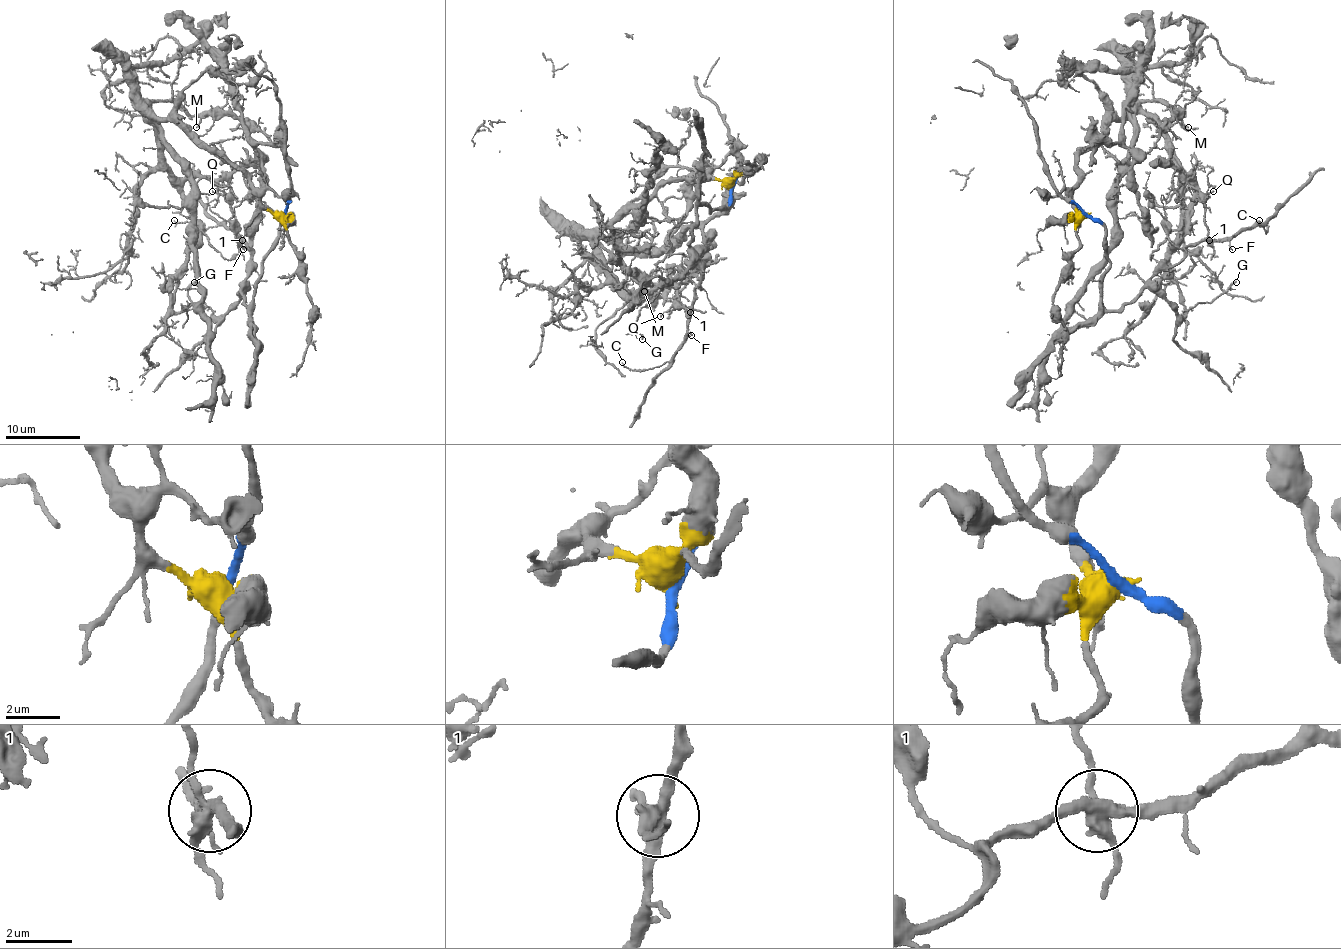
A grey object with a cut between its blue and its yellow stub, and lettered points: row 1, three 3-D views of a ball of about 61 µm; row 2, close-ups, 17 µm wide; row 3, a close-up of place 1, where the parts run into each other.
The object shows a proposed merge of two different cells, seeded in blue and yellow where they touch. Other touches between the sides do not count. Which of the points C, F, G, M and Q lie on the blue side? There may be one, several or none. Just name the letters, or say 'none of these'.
C, F, G

